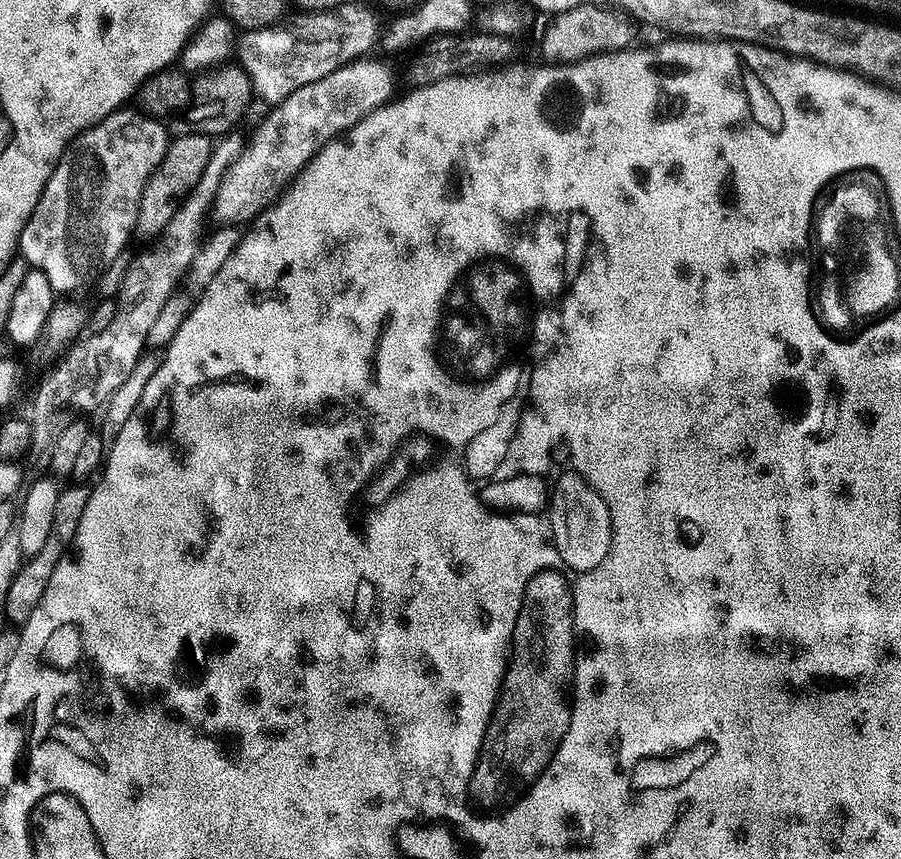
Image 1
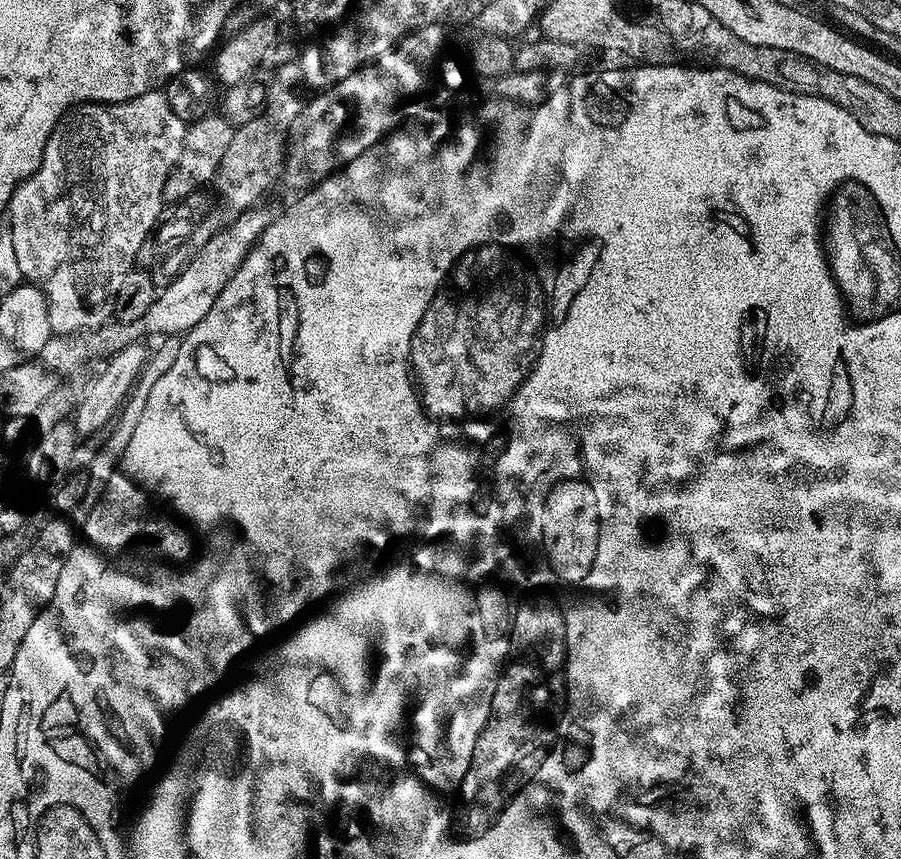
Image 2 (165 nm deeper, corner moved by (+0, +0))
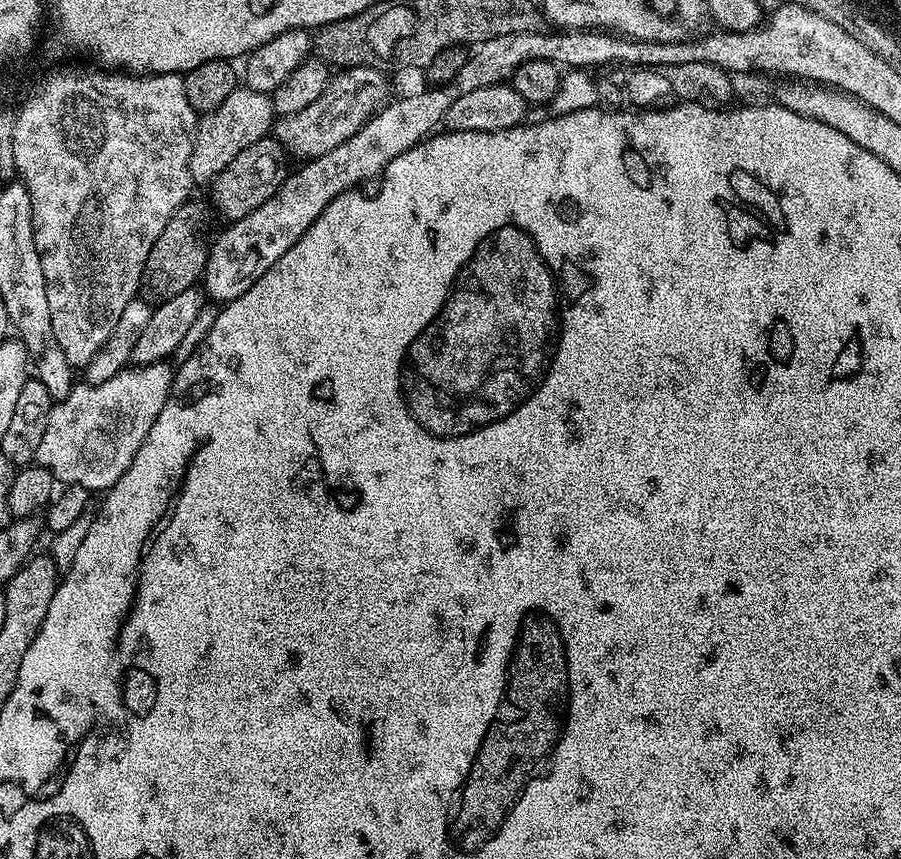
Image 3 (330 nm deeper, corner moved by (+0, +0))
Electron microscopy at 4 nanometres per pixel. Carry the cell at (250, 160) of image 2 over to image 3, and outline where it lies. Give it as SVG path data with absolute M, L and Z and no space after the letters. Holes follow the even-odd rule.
M345 68L329 79L318 102L310 102L306 110L279 117L274 124L274 138L284 147L289 157L301 156L301 161L314 160L341 146L360 128L364 127L383 108L388 96L388 79L377 68Z

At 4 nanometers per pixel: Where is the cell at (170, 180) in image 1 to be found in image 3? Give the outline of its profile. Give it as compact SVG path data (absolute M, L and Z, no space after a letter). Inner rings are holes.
M237 86L230 98L218 106L218 110L207 113L196 125L196 137L192 140L188 163L193 181L197 185L207 185L219 172L226 170L226 166L230 166L230 162L246 150L246 146L254 146L254 142L265 139L273 128L274 113L269 93Z

